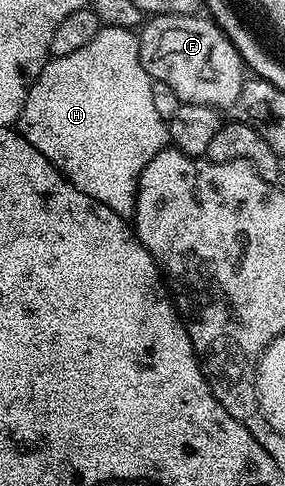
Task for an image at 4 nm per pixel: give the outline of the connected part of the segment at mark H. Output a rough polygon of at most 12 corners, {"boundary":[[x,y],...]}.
{"boundary":[[139,37],[48,59],[17,121],[77,190],[134,217],[169,144]]}

